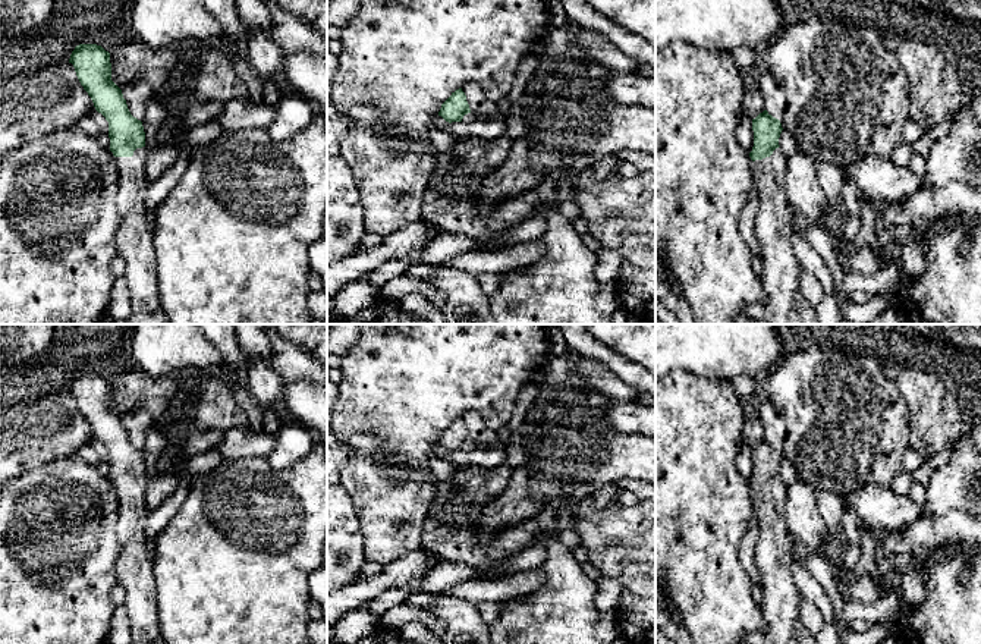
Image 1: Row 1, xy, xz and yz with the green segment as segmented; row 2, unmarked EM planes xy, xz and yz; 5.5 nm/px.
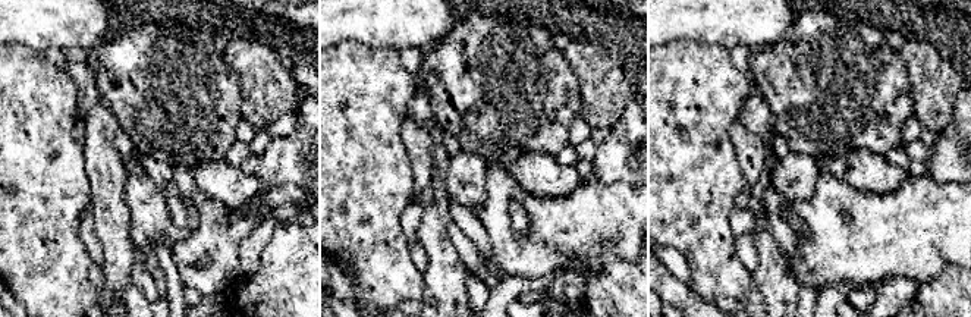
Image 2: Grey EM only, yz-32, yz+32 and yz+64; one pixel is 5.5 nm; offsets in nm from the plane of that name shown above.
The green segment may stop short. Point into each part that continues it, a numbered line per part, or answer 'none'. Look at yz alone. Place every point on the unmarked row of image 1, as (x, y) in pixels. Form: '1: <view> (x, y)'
1: yz (774, 547)

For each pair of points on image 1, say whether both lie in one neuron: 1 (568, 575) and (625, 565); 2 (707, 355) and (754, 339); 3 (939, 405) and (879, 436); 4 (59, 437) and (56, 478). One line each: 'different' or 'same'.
1: different
2: same
3: different
4: different

